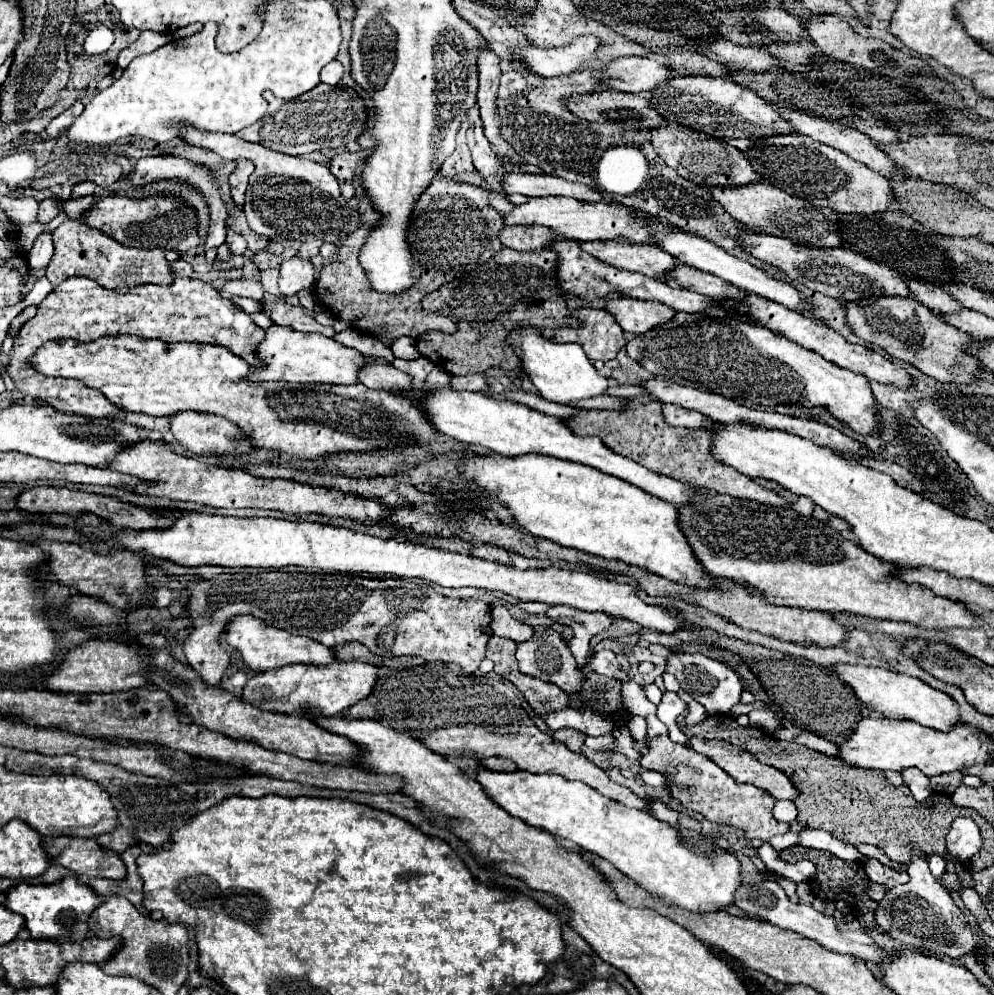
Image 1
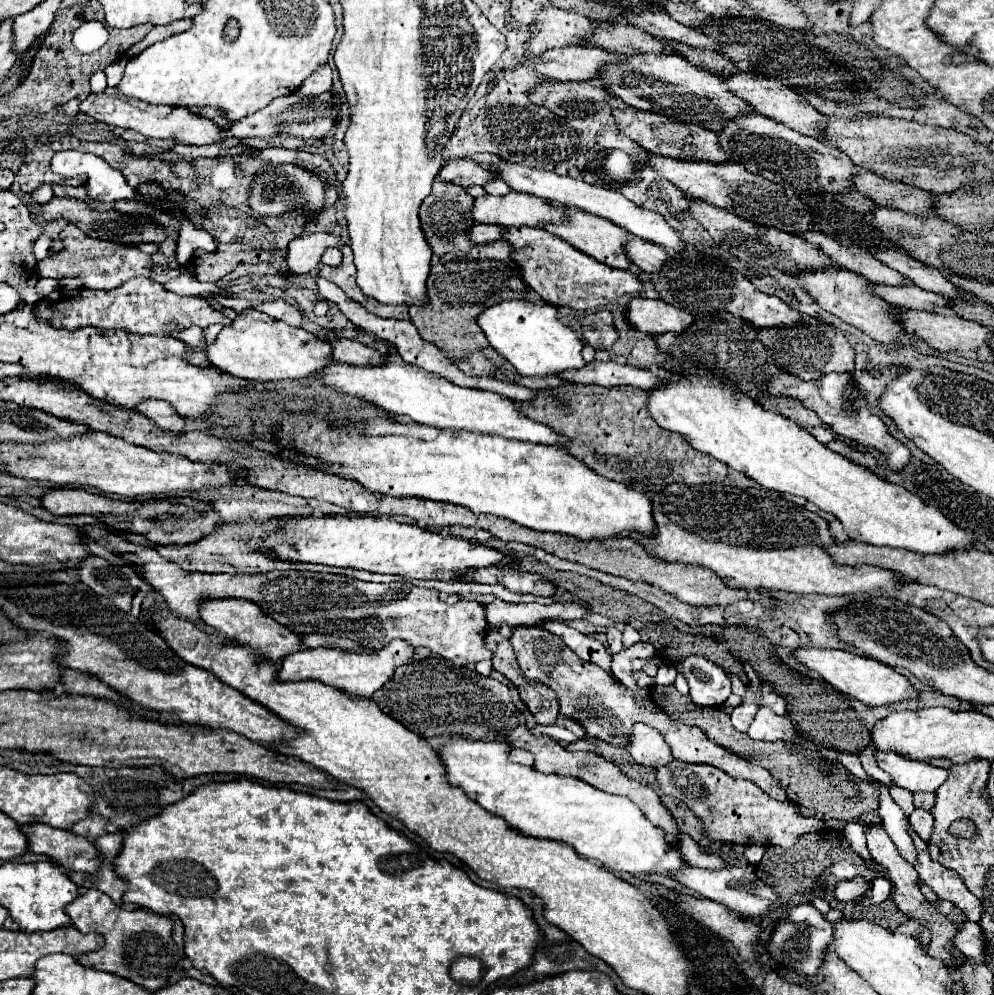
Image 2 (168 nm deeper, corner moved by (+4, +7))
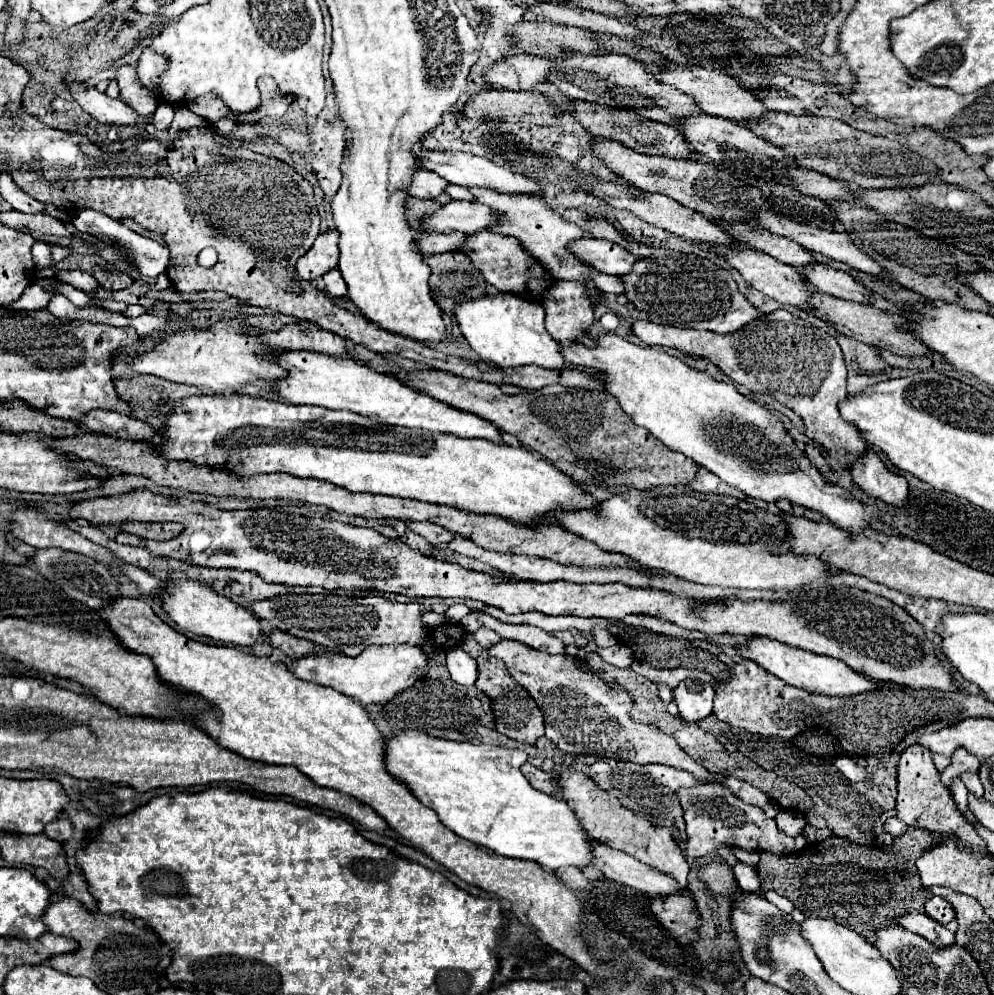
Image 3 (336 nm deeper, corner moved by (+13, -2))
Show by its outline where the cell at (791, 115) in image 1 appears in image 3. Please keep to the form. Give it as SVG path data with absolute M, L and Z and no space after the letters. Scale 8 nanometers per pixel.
M668 65L656 75L656 79L660 83L680 89L682 93L690 93L690 97L694 97L696 105L704 113L714 115L714 117L724 117L724 119L732 119L732 121L746 121L750 117L762 117L766 113L766 105L760 99L756 99L748 89L742 89L736 79L732 79L730 75L722 75L716 69L708 71L700 65Z

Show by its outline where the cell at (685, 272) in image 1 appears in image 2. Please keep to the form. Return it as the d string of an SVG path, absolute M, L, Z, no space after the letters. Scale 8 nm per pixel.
M633 238L627 244L627 256L635 266L639 266L643 272L649 272L649 274L661 270L661 266L665 268L665 264L671 260L671 256L661 246L641 238Z

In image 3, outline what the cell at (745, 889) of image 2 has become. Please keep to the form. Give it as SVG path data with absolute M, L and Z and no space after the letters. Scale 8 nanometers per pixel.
M588 835L588 841L592 845L592 855L594 855L594 865L604 873L604 877L630 885L644 895L668 895L676 891L676 881L672 877L650 869L648 865L640 863L638 859L616 851L604 843L598 843L594 837Z

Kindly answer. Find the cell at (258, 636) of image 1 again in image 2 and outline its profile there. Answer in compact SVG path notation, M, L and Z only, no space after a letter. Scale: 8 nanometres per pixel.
M231 598L231 600L205 600L201 604L201 618L203 618L205 624L209 624L215 630L219 630L221 634L225 634L227 640L255 650L261 658L265 658L269 662L281 662L285 656L305 648L303 646L303 636L293 634L289 628L281 626L271 616L263 614L259 610L259 606L249 602L249 600L237 600L237 598Z

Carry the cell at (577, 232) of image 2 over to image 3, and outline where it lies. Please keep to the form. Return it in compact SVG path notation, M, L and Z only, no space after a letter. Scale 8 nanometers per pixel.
M468 187L468 191L474 195L474 201L488 205L492 209L492 213L500 217L500 221L496 225L490 225L488 231L516 237L524 245L524 249L532 257L536 257L536 261L540 261L540 265L544 265L544 269L548 269L548 273L552 273L554 279L568 279L568 281L572 279L572 281L580 281L580 283L588 281L586 275L594 269L590 265L580 263L566 249L570 241L574 241L578 237L588 237L588 233L584 233L574 223L564 221L556 213L552 213L552 209L548 209L546 203L538 197L530 197L526 193L520 193L520 195L518 193L496 193L494 189L476 189L476 187Z

